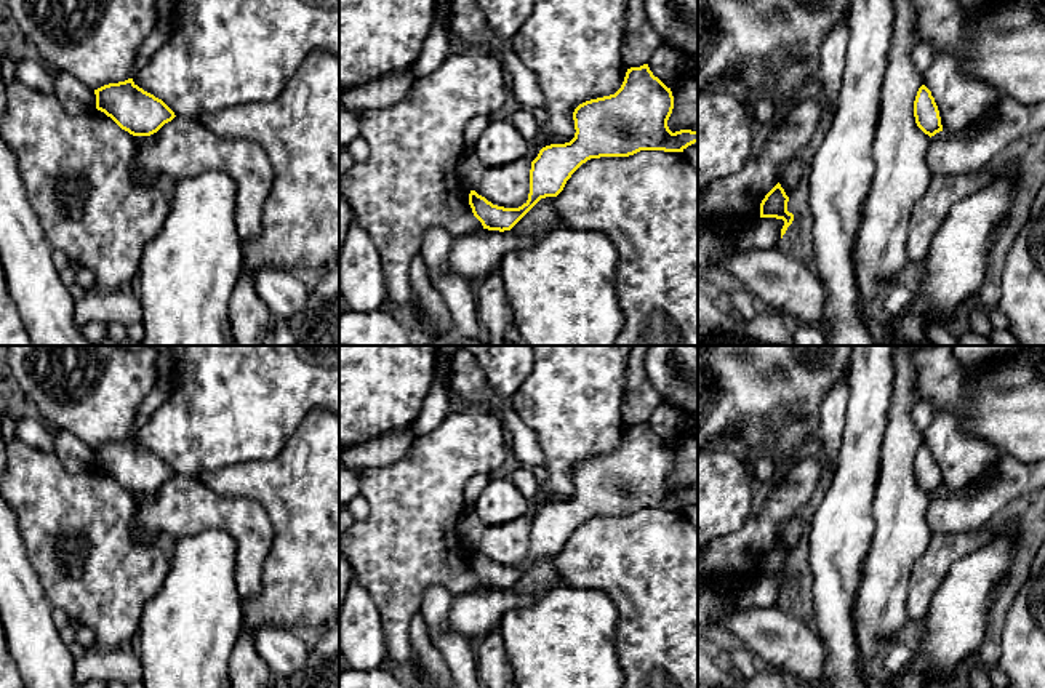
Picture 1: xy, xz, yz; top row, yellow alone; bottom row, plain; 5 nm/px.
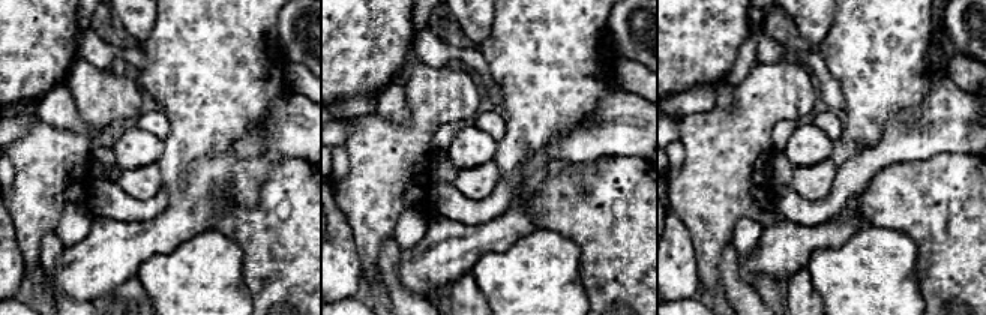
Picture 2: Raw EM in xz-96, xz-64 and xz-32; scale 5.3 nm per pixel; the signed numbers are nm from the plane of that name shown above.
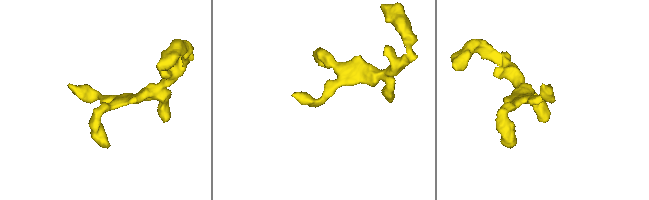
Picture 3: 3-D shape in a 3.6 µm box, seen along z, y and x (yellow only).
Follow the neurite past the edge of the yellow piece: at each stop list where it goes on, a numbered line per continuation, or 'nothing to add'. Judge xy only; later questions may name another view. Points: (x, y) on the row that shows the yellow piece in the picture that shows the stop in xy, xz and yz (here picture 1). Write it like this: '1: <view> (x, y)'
nothing to add

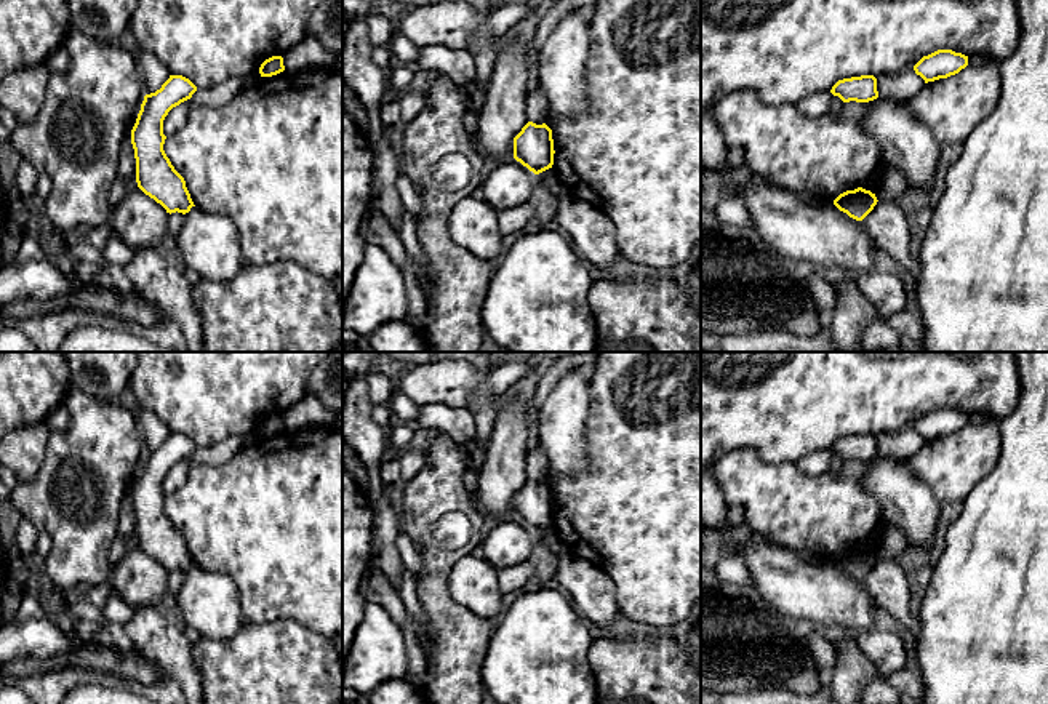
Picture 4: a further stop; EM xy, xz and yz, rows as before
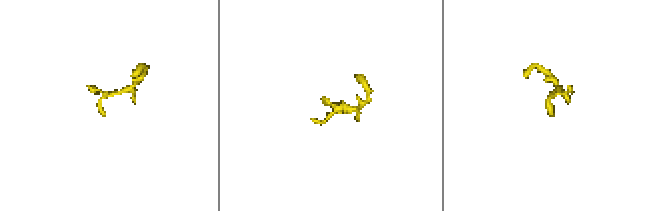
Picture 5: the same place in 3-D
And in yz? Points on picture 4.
nothing to add

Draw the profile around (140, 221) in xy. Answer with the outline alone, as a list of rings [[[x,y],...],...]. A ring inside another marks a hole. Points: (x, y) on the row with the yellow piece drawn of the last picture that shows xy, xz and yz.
[[[138,187],[128,190],[112,210],[109,226],[133,251],[141,248],[162,250],[170,238],[168,216],[170,213],[160,203]]]

